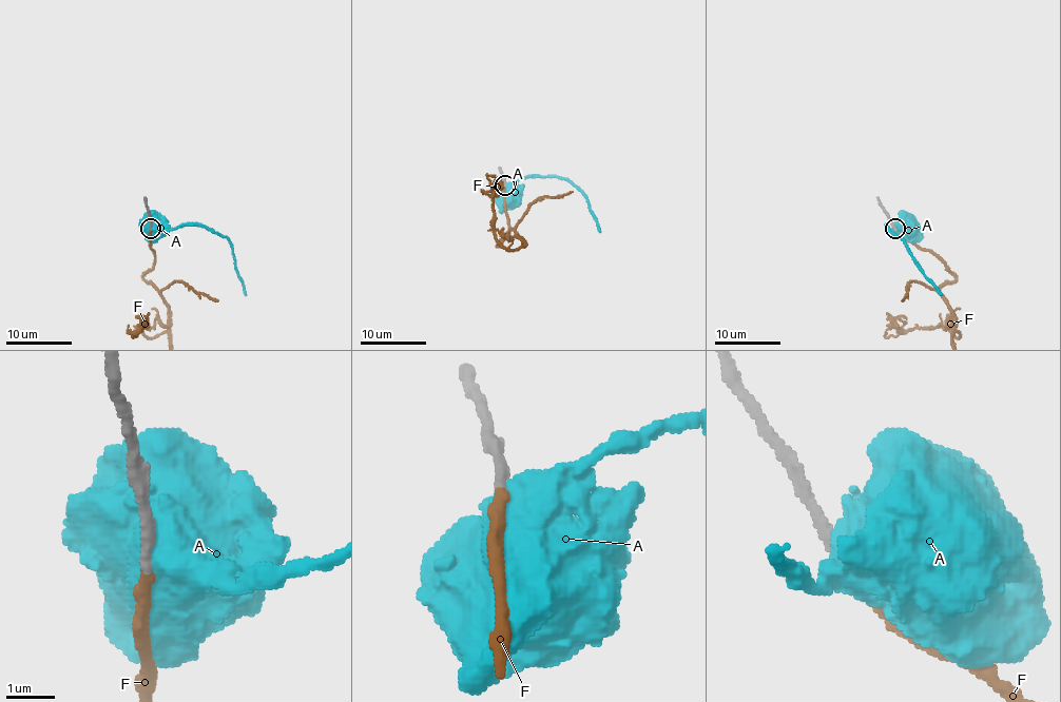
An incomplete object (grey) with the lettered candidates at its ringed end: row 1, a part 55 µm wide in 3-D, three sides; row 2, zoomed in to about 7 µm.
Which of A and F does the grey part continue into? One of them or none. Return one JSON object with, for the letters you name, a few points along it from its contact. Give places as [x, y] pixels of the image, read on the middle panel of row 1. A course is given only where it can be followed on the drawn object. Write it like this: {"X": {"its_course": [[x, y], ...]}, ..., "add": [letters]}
{"add": ["F"]}

